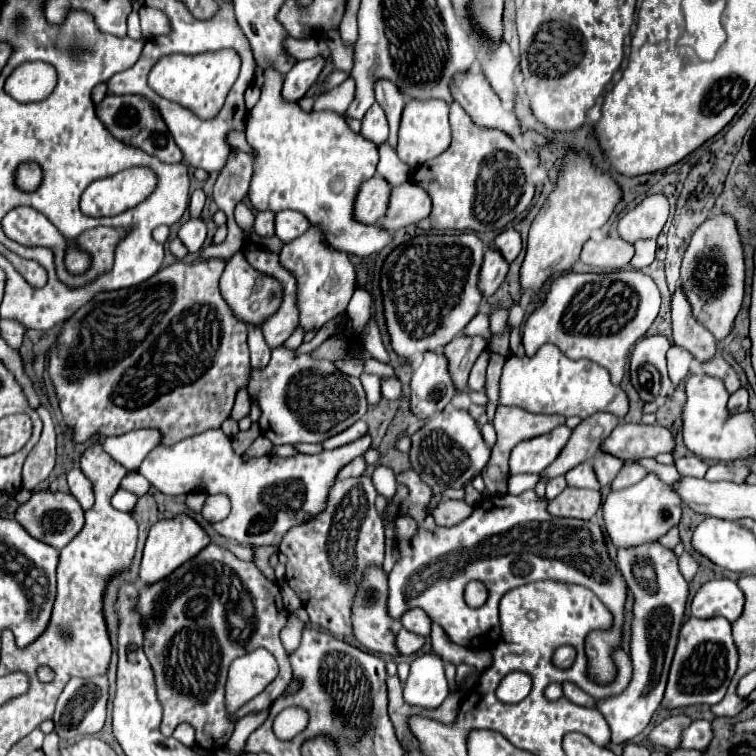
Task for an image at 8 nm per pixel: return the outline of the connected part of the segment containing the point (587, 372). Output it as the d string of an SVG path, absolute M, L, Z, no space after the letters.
M552 343L542 345L532 357L508 355L500 377L498 403L522 407L530 413L554 413L564 417L578 415L580 419L586 419L598 411L606 411L622 421L628 413L626 391L610 381L610 373L604 367L590 359L568 359Z

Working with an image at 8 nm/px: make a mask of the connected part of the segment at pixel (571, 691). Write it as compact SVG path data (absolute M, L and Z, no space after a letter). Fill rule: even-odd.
M564 683L564 695L566 695L566 699L570 699L572 703L576 703L580 707L596 709L596 701L590 695L586 695L580 687L576 687L574 683Z

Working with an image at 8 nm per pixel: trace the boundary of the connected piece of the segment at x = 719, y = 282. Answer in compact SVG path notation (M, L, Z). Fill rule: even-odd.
M728 213L706 219L692 235L680 265L680 287L692 305L692 315L722 341L734 325L744 297L744 257L736 221Z

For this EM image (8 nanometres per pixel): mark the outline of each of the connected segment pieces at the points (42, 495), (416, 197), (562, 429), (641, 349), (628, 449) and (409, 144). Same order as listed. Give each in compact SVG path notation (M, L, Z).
M36 491L28 503L20 505L14 513L14 519L38 541L44 541L56 549L62 549L68 545L76 533L80 533L84 525L84 511L80 505L76 505L76 499L68 493L52 493L52 491Z
M410 181L402 183L398 187L392 187L386 215L378 225L392 233L396 229L402 229L406 225L426 219L430 213L430 207L432 203L428 201L428 195L424 193L424 189L420 189L418 185L412 185Z
M560 425L552 429L546 435L522 441L516 445L510 457L510 473L542 473L562 451L562 447L568 443L572 435L572 429L566 425Z
M662 335L644 337L636 343L630 357L632 385L644 401L658 401L672 389L666 371L666 351L670 341Z
M620 423L602 443L602 451L612 453L622 461L656 457L674 451L674 435L662 425Z
M408 101L402 113L400 131L398 131L398 147L396 153L402 163L416 167L424 161L430 161L444 153L450 145L450 123L448 123L448 105L446 101Z

